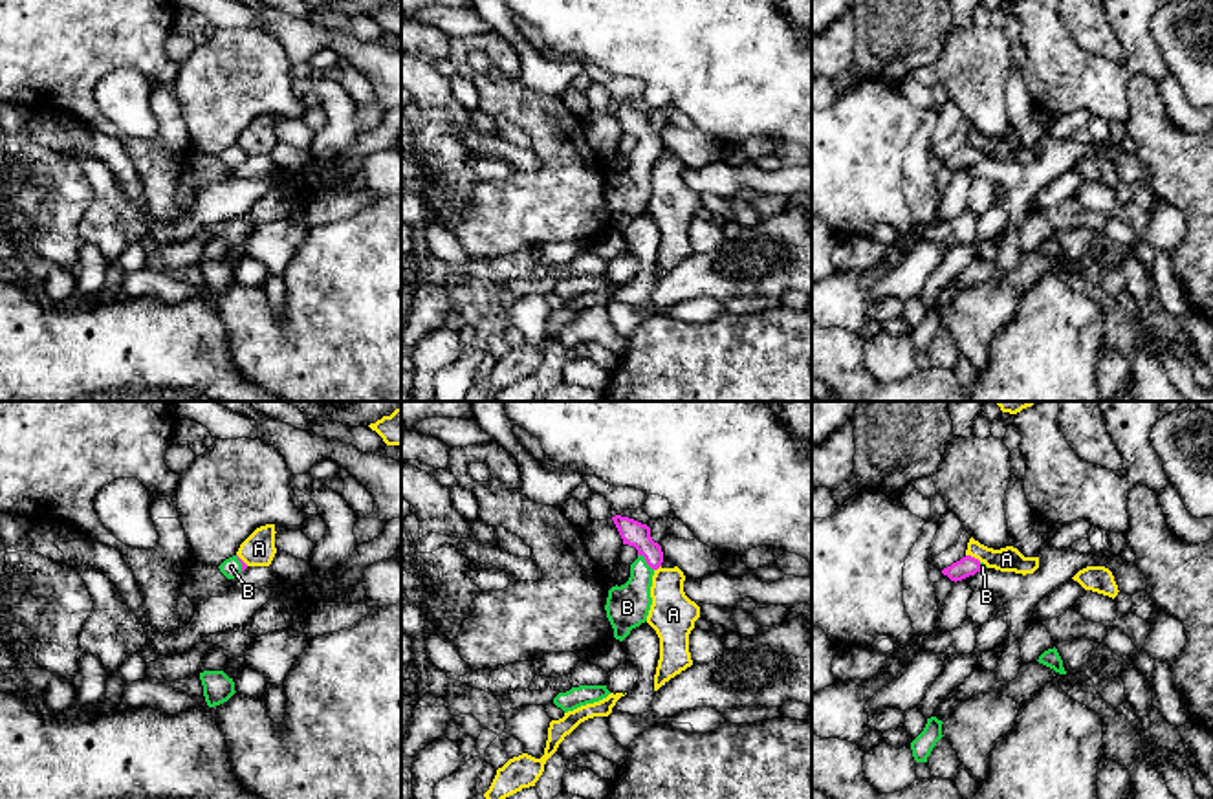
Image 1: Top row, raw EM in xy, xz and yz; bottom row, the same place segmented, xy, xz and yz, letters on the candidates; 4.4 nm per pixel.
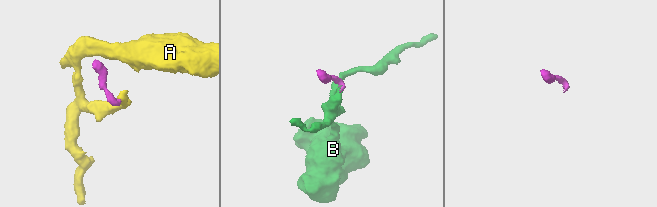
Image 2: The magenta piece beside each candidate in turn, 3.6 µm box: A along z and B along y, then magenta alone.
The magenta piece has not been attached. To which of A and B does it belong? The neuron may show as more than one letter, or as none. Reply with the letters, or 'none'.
B

